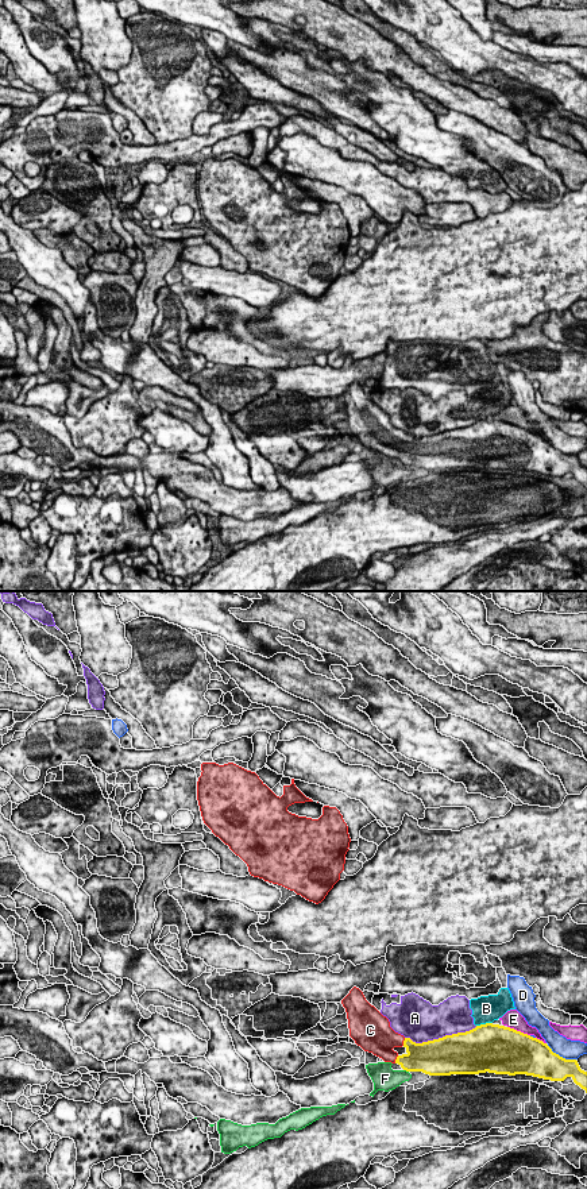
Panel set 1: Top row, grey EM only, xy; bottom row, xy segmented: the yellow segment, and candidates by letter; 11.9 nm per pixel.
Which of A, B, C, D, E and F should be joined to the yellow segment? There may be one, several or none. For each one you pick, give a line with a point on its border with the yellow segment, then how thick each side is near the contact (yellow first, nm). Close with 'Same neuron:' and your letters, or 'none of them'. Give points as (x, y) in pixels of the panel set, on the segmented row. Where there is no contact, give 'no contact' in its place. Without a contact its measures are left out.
C: meets yellow in xy at (404, 1042); 320 nm thick on the yellow side, 320 nm on the other
Same neuron: C

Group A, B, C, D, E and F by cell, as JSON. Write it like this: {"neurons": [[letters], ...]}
{"neurons": [["A", "B"], ["C"], ["D"], ["E"], ["F"]]}

